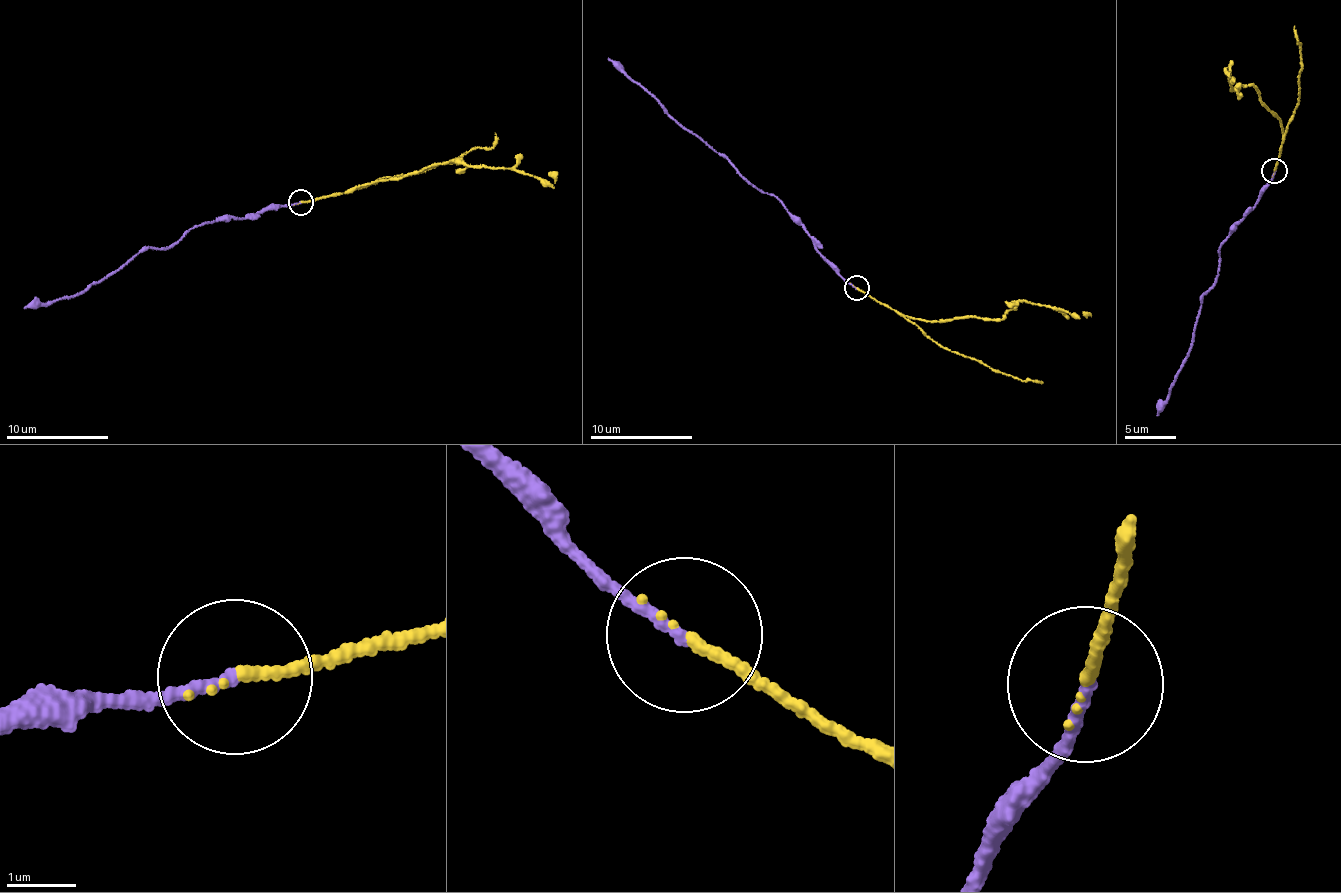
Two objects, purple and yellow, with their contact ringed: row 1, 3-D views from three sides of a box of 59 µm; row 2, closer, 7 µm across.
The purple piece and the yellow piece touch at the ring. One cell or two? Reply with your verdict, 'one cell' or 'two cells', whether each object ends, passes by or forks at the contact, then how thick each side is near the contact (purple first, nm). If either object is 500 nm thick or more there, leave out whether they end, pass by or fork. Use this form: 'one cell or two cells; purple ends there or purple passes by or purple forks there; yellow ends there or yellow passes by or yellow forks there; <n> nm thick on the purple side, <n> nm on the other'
one cell; purple ends there; yellow ends there; 150 nm thick on the purple side, 160 nm on the other

